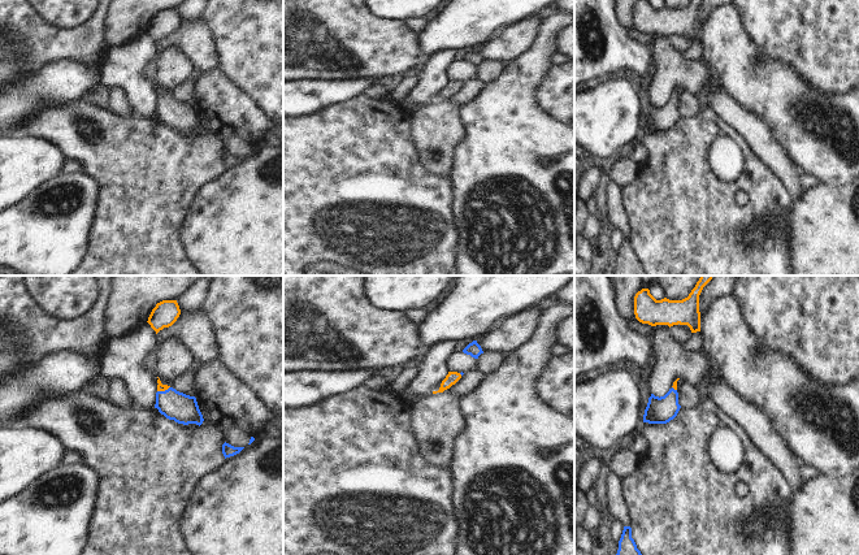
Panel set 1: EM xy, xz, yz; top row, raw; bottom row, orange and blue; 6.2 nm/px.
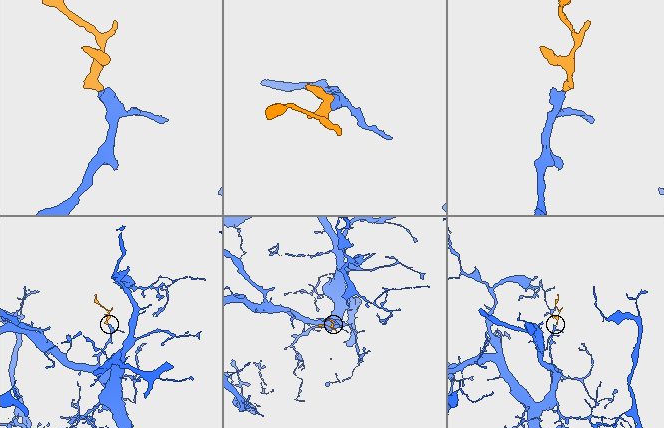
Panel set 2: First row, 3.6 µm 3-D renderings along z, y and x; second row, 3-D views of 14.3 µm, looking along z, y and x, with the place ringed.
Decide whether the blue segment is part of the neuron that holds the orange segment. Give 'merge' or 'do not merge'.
merge

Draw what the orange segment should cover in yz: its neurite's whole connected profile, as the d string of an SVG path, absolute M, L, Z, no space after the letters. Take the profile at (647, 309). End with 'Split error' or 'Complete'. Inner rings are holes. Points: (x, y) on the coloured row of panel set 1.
M700 276L695 287L682 300L667 298L656 300L648 289L642 289L634 296L634 315L642 324L656 325L687 325L691 333L700 331L699 295L713 276Z. Complete.

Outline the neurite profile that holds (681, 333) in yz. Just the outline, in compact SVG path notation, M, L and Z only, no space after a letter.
M673 325L673 337L680 342L684 343L691 335L691 330L687 325Z

